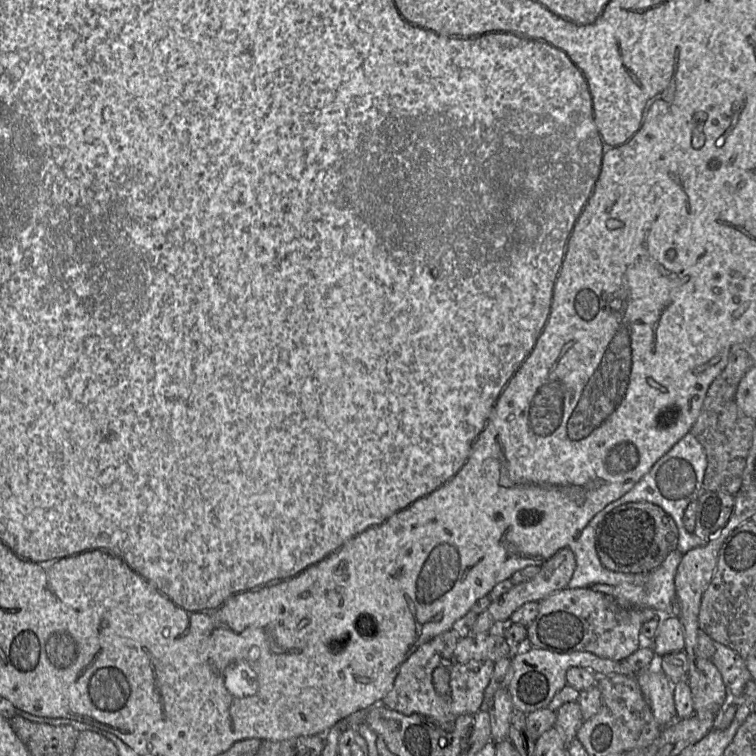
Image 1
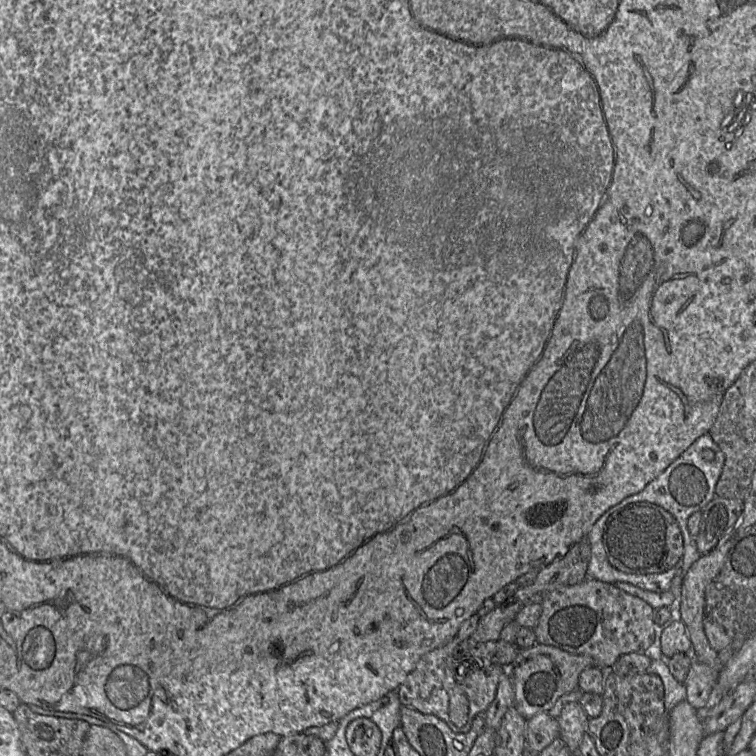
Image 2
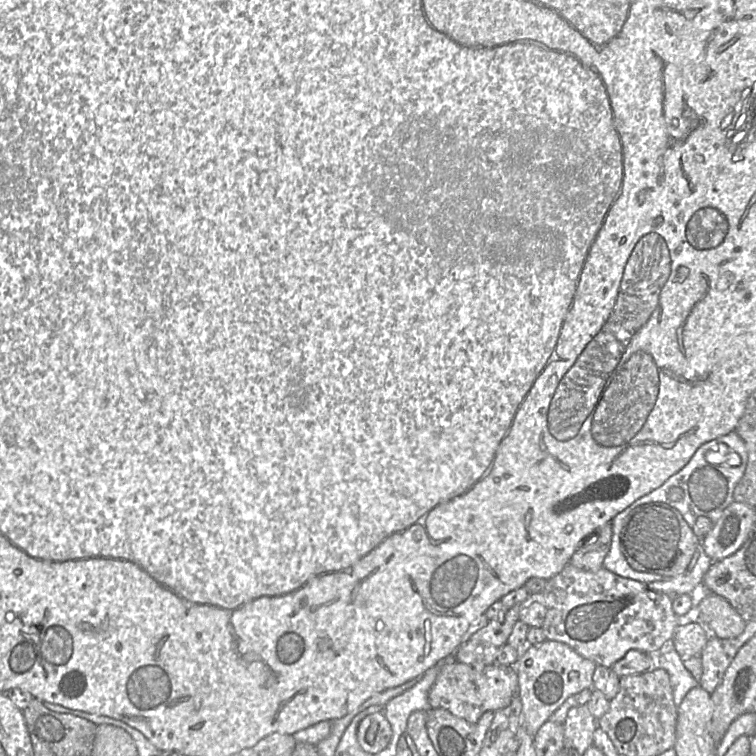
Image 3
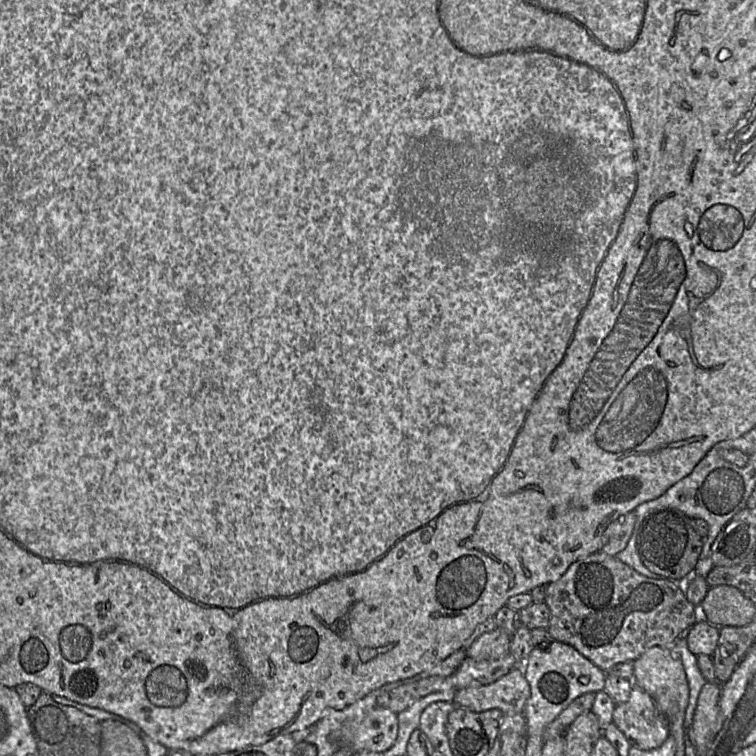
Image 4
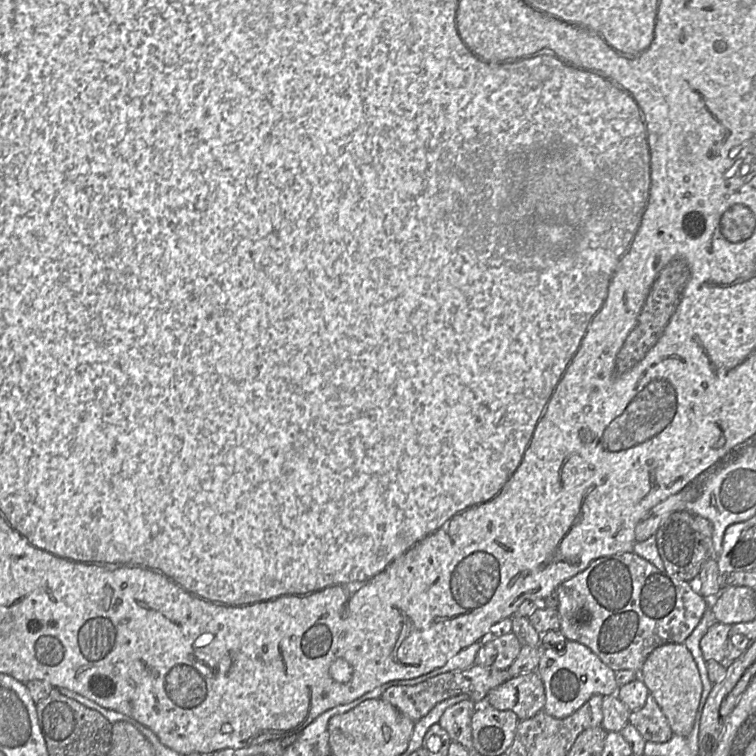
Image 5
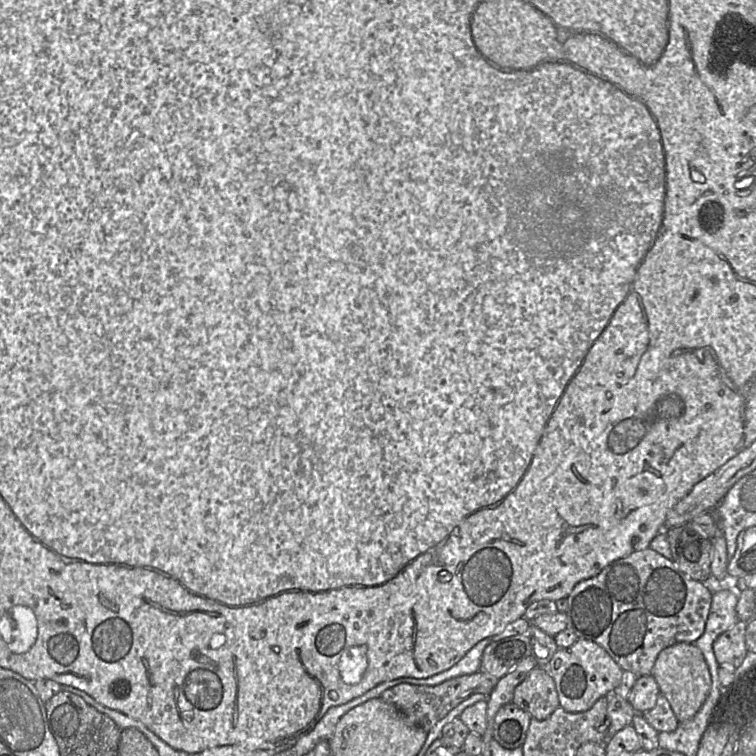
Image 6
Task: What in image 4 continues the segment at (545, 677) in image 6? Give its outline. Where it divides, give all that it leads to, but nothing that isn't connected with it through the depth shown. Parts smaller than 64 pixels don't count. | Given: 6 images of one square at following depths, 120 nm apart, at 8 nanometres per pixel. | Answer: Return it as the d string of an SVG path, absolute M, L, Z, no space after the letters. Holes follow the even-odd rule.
M518 666L491 684L457 689L452 703L473 712L499 709L514 715L523 713L530 694L522 666Z

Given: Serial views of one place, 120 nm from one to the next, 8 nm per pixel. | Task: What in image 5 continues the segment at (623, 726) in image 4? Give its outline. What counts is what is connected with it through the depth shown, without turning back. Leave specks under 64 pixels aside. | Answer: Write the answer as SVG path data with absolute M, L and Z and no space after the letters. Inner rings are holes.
M651 694L642 709L630 713L629 723L647 742L665 743L673 736L666 716Z

